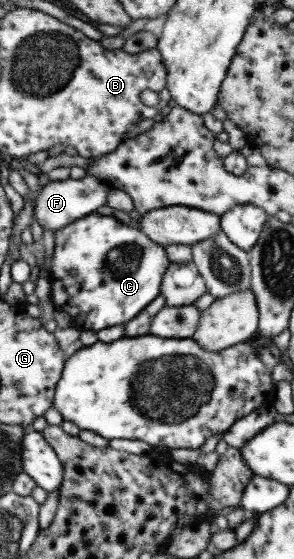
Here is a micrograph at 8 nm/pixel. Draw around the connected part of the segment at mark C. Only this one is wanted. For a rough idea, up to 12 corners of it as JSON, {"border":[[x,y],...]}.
{"border":[[93,212],[52,233],[49,297],[76,328],[160,294],[164,246]]}

